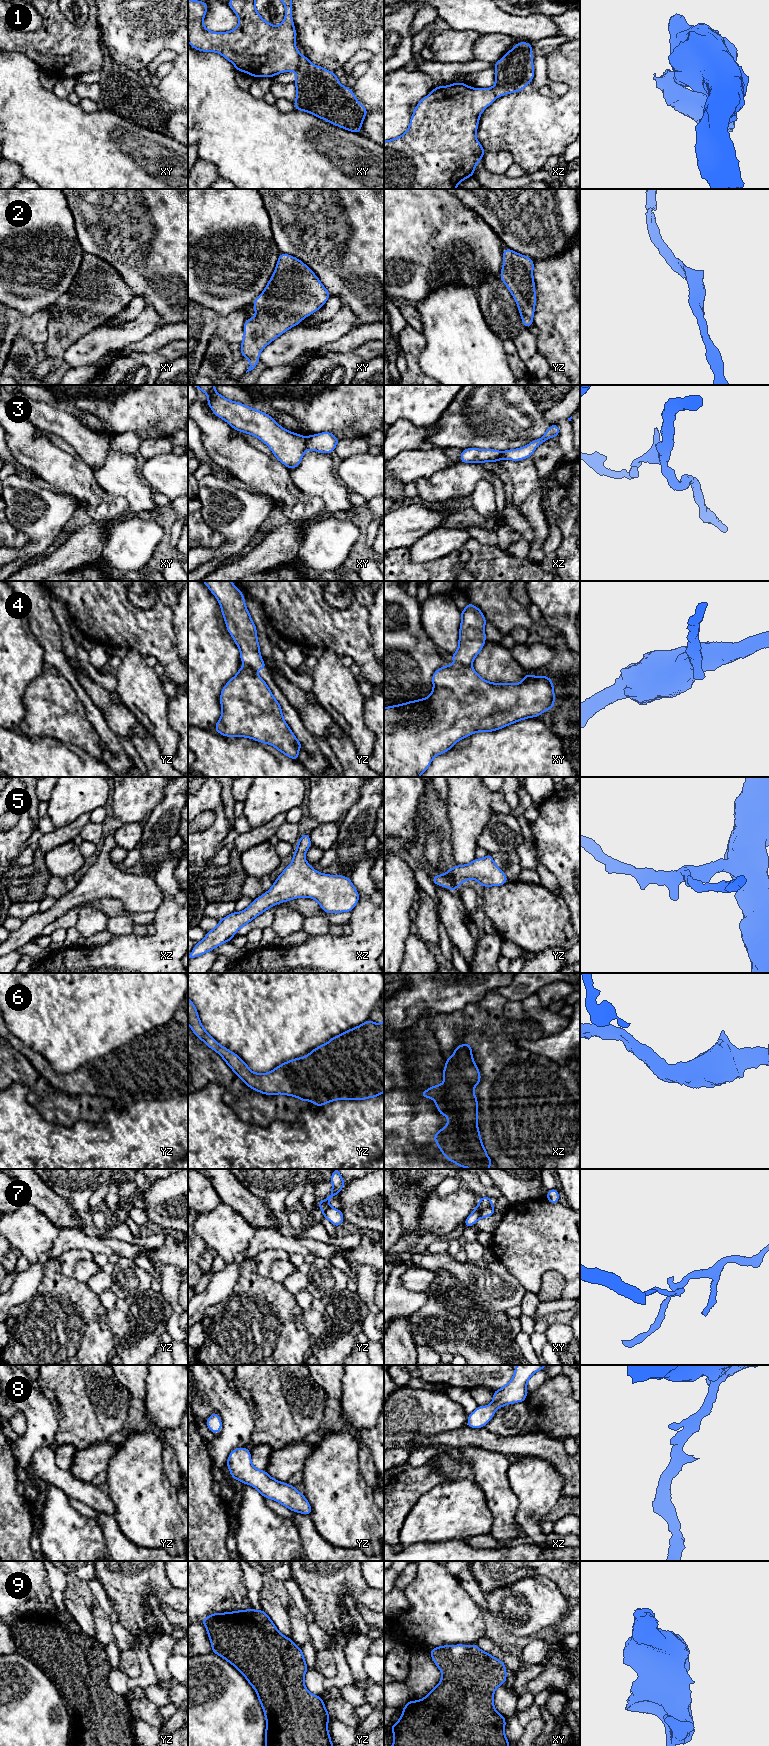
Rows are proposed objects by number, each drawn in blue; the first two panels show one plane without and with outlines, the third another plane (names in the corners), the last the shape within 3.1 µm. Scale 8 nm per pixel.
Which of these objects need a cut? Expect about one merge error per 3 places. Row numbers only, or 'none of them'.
1, 3, 4, 7

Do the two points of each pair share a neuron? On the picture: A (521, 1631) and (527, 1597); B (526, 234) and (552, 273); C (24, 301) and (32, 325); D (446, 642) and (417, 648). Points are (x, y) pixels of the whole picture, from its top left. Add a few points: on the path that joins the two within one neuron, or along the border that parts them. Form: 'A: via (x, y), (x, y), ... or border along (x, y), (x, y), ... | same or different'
A: via (521, 1623), (523, 1609), (527, 1605) | same
B: border along (565, 250), (559, 254), (533, 261) | different
C: border along (10, 307), (24, 315), (46, 310) | different
D: border along (422, 624), (426, 634), (438, 646) | different

